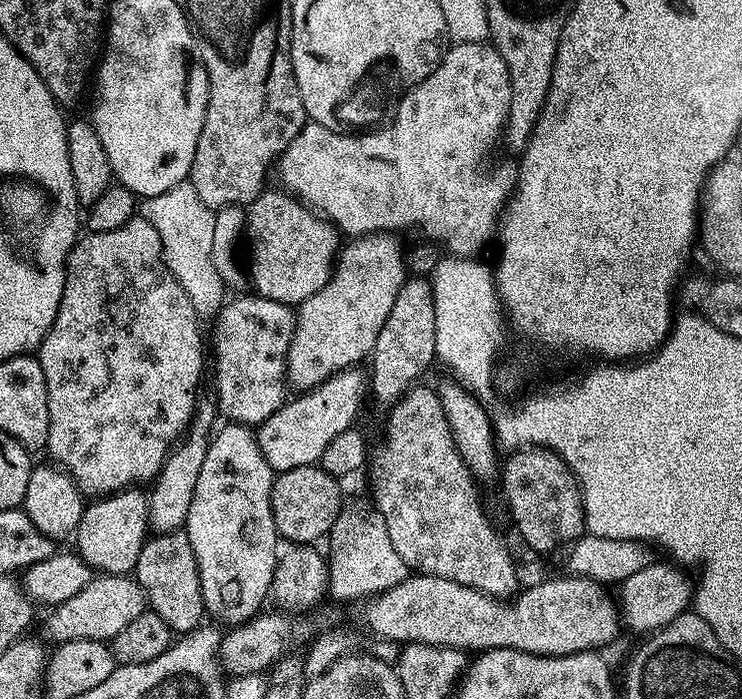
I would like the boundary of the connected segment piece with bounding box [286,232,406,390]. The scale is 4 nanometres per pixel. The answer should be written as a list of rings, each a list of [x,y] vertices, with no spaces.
[[[372,232],[368,236],[349,239],[343,245],[332,270],[332,277],[318,290],[318,294],[310,294],[295,309],[296,329],[288,351],[287,383],[296,390],[311,390],[324,380],[329,380],[336,372],[351,368],[361,363],[360,359],[371,357],[374,342],[378,342],[378,333],[390,318],[390,310],[394,307],[394,298],[406,279],[405,249],[395,235],[390,232]]]

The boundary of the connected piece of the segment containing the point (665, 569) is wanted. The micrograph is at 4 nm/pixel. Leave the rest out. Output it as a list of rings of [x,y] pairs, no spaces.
[[[651,561],[642,570],[619,583],[620,620],[626,628],[628,626],[634,632],[650,634],[671,624],[681,613],[689,609],[694,598],[693,583],[691,579],[688,580],[681,567],[666,562]]]

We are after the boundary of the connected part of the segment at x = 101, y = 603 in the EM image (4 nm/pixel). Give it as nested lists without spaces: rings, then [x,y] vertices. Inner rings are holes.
[[[107,574],[93,575],[92,581],[74,598],[66,598],[66,602],[55,605],[52,612],[44,620],[44,628],[52,642],[66,640],[115,640],[130,622],[138,618],[146,610],[146,601],[142,586],[131,575],[109,576]]]

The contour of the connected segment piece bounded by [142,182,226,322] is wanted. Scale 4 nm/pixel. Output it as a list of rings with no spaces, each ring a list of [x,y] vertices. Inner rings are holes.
[[[185,182],[166,190],[166,194],[149,196],[143,201],[142,215],[158,230],[160,249],[174,278],[190,294],[190,302],[201,321],[211,321],[226,303],[226,285],[214,266],[214,218],[216,212],[198,198],[194,186]]]

